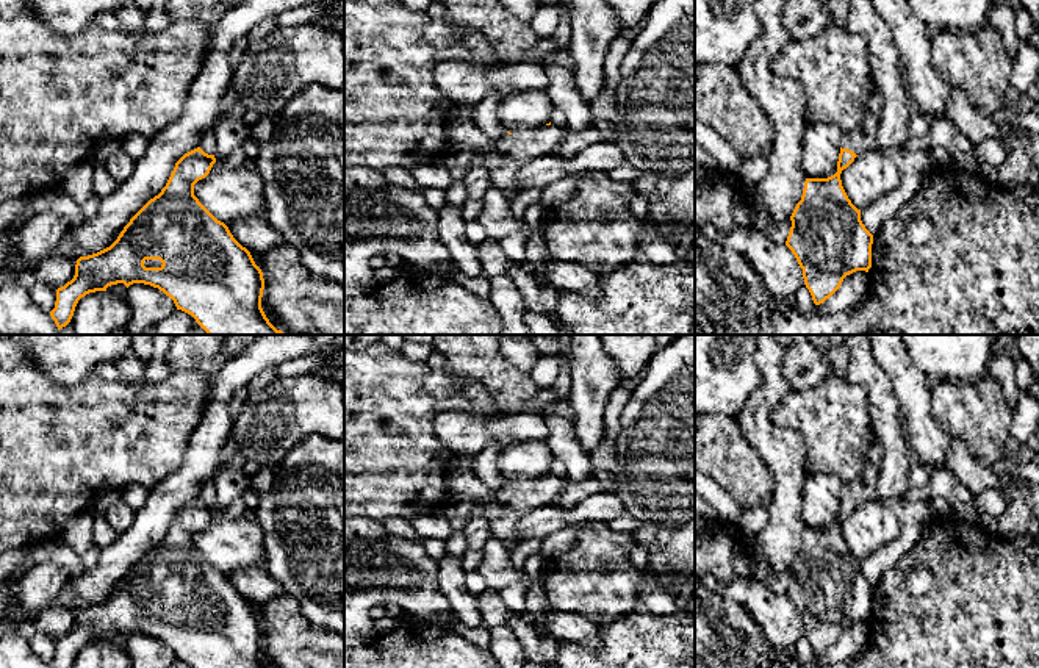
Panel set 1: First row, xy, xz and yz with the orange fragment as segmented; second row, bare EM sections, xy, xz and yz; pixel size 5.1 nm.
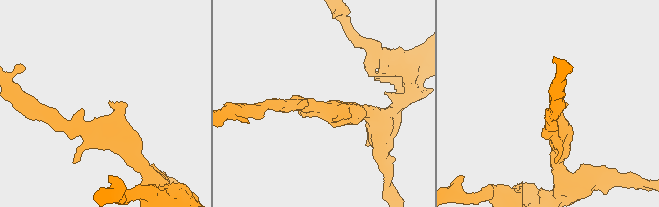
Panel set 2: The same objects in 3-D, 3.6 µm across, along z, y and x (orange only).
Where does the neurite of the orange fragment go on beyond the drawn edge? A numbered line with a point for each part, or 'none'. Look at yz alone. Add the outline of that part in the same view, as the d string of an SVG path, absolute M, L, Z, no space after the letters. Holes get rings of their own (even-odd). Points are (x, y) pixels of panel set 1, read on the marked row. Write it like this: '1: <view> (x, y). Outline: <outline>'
1: yz (862, 138). Outline: M868 106L862 122L851 131L843 133L840 138L840 147L854 152L856 155L876 149L878 116L875 116Z

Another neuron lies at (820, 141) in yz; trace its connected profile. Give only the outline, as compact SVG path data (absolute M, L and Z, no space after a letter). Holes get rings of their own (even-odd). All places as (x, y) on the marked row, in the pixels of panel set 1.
M825 122L806 124L803 133L803 171L807 178L828 178L837 172L842 131Z

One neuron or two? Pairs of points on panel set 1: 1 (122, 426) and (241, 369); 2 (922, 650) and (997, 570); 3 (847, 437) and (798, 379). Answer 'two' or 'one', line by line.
1: two
2: one
3: two

